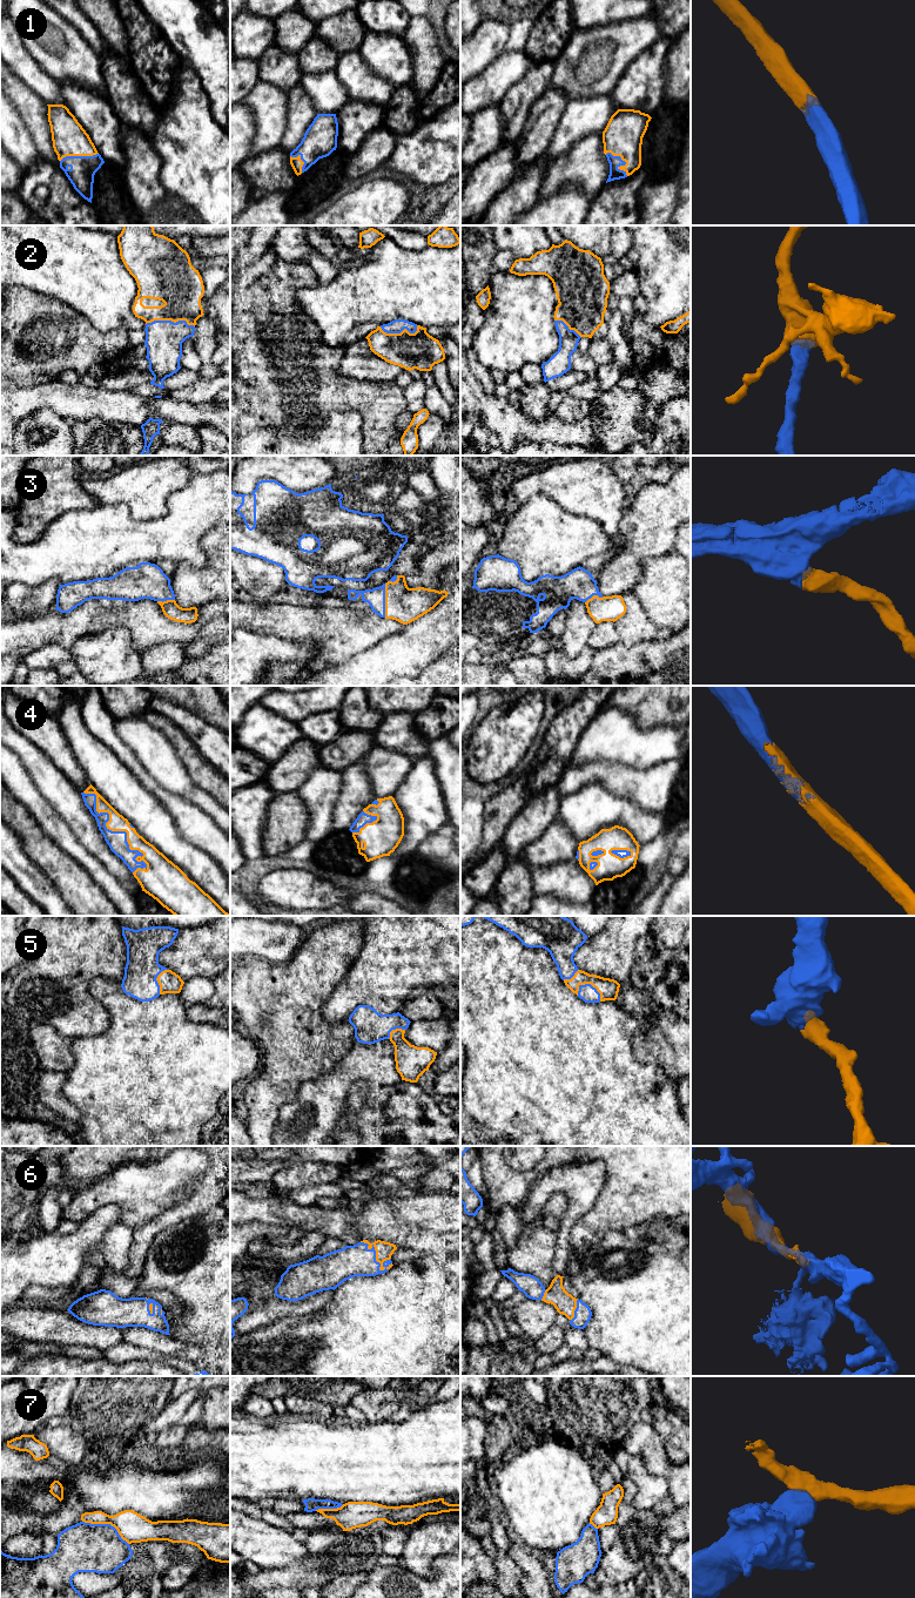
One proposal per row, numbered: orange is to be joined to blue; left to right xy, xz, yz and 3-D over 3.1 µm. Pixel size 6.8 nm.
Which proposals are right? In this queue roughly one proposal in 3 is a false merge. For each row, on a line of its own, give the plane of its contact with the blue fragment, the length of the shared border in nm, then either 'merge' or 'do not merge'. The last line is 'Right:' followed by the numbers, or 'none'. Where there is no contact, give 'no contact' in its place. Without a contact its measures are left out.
1: meets blue in yz; contact 220 nm long; merge
2: meets blue in xy; contact 340 nm long; merge
3: meets blue in xz; contact 240 nm long; merge
4: meets blue in xy; contact 700 nm long; merge
5: meets blue in yz; contact 190 nm long; merge
6: meets blue in xz; contact 280 nm long; merge
7: meets blue in xy; contact 360 nm long; do not merge
Right: 1, 2, 3, 4, 5, 6

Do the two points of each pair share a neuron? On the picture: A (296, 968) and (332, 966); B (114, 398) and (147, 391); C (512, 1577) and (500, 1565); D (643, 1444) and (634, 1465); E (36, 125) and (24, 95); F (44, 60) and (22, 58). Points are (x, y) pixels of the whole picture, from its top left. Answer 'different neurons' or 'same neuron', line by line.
A: same neuron
B: different neurons
C: same neuron
D: different neurons
E: same neuron
F: different neurons

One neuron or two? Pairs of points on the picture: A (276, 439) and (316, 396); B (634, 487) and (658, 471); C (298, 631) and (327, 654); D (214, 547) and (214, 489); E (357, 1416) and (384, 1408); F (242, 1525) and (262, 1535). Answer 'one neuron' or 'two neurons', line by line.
A: two neurons
B: one neuron
C: one neuron
D: two neurons
E: two neurons
F: one neuron

